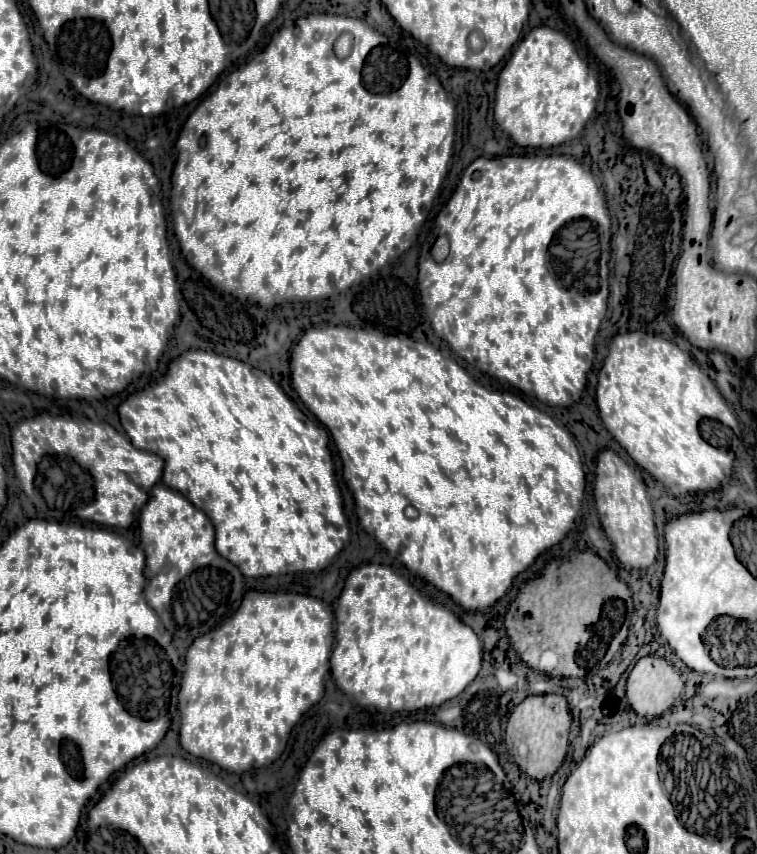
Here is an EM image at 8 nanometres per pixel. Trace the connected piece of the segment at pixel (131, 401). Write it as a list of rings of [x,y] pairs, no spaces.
[[[190,349],[182,355],[178,355],[170,365],[168,371],[161,379],[151,382],[142,391],[132,393],[118,405],[118,415],[120,423],[130,437],[132,445],[138,449],[156,453],[164,459],[164,471],[162,471],[162,483],[168,485],[170,489],[182,493],[196,505],[198,509],[204,509],[204,513],[210,517],[212,525],[216,523],[216,551],[232,561],[244,577],[268,577],[268,575],[286,575],[286,573],[298,573],[298,571],[322,571],[326,569],[332,559],[340,553],[344,543],[348,541],[348,523],[344,517],[342,509],[342,497],[340,489],[334,479],[334,465],[332,465],[332,455],[328,449],[328,433],[314,423],[310,417],[306,417],[298,405],[282,391],[278,383],[272,381],[270,375],[264,371],[246,365],[244,361],[218,355],[214,351],[204,351],[204,349]]]

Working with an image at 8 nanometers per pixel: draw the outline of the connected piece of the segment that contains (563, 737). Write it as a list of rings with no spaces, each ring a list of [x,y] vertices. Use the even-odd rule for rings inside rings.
[[[530,695],[520,701],[506,719],[504,741],[510,741],[510,753],[518,767],[532,779],[546,779],[562,765],[570,743],[572,715],[564,695]]]

